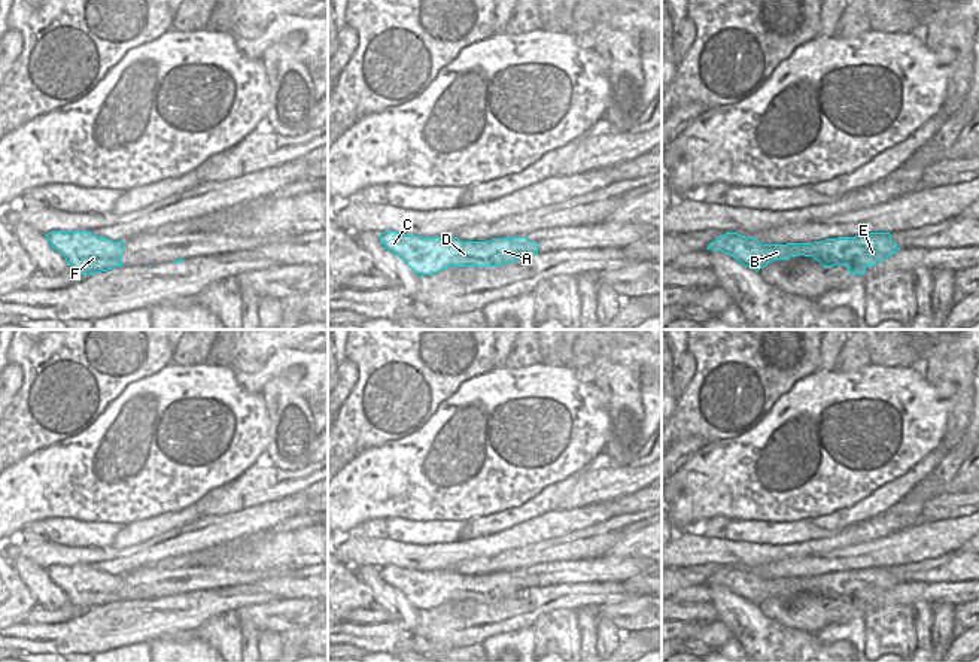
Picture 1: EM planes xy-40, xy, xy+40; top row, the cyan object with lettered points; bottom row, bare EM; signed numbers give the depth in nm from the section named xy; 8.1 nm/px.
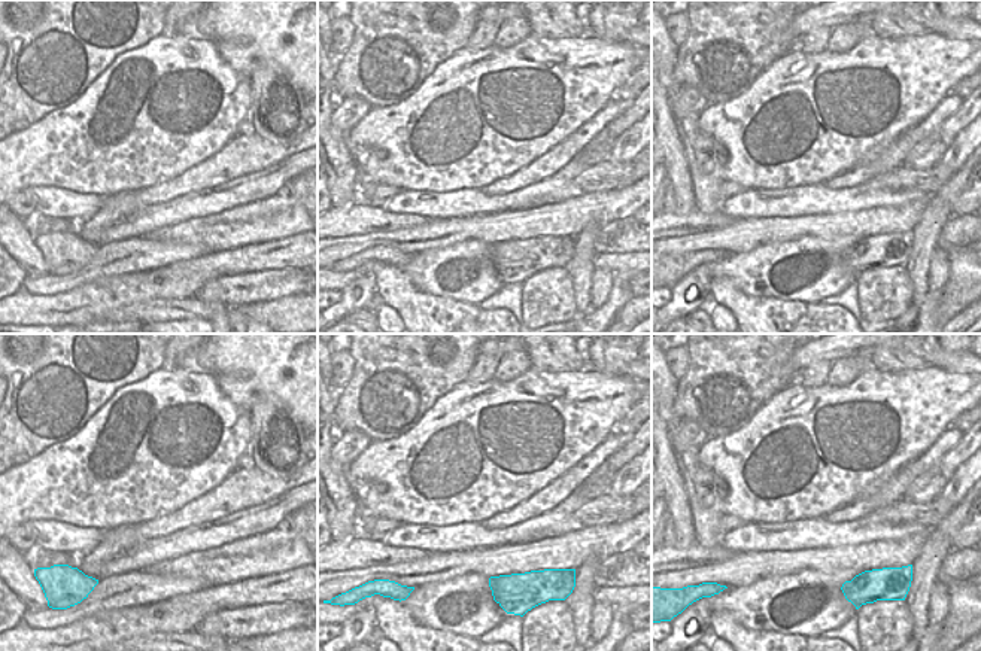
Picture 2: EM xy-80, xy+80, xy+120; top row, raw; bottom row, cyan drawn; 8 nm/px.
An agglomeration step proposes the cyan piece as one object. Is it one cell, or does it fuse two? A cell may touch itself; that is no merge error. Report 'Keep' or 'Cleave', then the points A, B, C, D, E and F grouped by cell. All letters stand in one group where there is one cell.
Keep. Groups: A B C D E F

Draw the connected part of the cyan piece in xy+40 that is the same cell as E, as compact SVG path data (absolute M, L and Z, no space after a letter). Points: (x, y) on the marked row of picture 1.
M726 233L709 243L706 249L721 250L755 271L775 259L805 255L812 256L823 267L843 265L849 274L864 274L867 267L873 267L900 250L890 233L787 245L763 245L754 237Z

